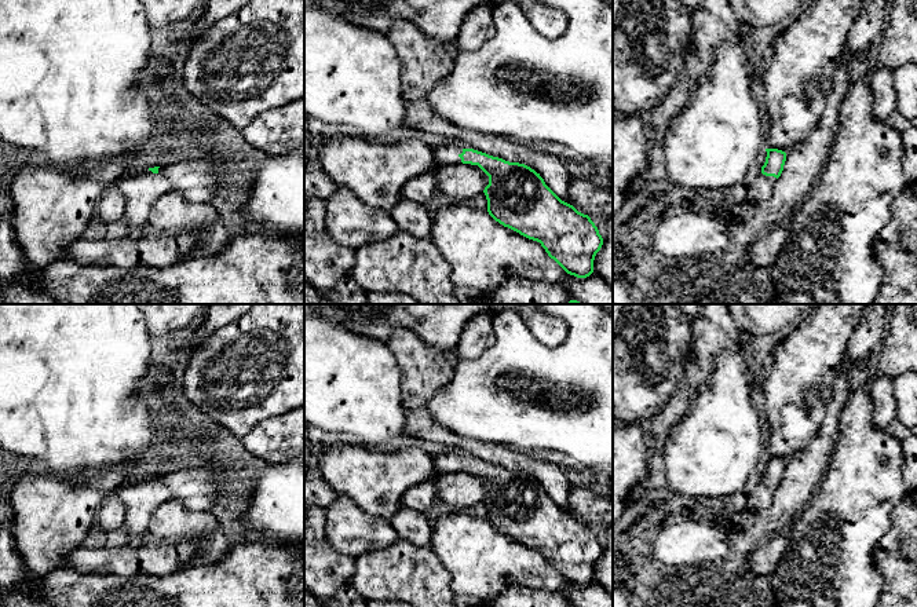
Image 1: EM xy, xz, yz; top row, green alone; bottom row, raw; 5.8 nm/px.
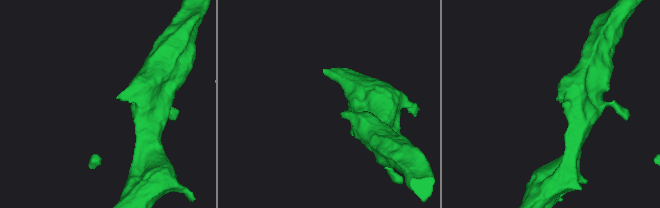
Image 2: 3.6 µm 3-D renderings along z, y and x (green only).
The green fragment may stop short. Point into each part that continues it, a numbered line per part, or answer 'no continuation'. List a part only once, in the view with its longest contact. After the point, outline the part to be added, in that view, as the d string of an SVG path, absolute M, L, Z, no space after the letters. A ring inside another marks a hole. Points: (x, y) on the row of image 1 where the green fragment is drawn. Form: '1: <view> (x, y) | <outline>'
1: xz (448, 153) | M447 140L445 145L434 147L435 160L438 165L460 164L461 158L458 156L463 153L464 149L474 147L463 140Z

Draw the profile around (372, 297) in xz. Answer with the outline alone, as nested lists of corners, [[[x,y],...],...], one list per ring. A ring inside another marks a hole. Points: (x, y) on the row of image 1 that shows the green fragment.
[[[368,293],[369,304],[419,304],[412,296],[401,293]]]

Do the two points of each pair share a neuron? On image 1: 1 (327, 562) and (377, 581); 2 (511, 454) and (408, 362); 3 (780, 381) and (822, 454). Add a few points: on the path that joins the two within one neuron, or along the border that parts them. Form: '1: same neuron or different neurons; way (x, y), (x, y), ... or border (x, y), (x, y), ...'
1: different neurons; border (355, 559), (355, 571), (349, 582)
2: same neuron; way (475, 448), (438, 434), (416, 412), (416, 398)
3: different neurons; border (828, 410), (819, 431), (788, 460)

